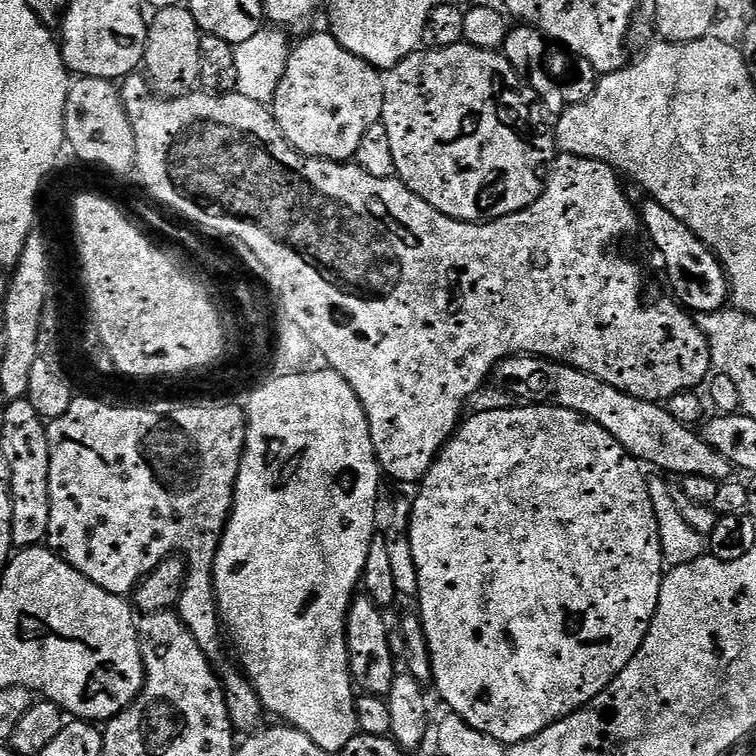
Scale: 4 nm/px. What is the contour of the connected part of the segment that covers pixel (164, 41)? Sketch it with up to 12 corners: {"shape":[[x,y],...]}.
{"shape":[[187,7],[148,25],[146,76],[183,94],[200,74],[200,27]]}

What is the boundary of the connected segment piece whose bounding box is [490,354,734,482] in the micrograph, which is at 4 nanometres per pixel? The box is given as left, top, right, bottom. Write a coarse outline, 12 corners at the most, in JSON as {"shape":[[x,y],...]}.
{"shape":[[507,356],[490,384],[602,426],[669,477],[732,463],[663,403],[569,364]]}

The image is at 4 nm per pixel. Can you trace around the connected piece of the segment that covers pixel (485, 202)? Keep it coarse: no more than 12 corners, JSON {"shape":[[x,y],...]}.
{"shape":[[499,51],[383,73],[396,176],[467,224],[530,207],[558,155]]}

